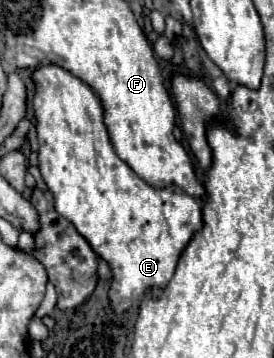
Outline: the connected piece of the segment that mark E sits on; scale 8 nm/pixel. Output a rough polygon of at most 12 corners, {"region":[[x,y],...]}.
{"region":[[32,73],[40,173],[112,267],[124,313],[158,295],[202,227],[176,185],[116,155],[102,101]]}

